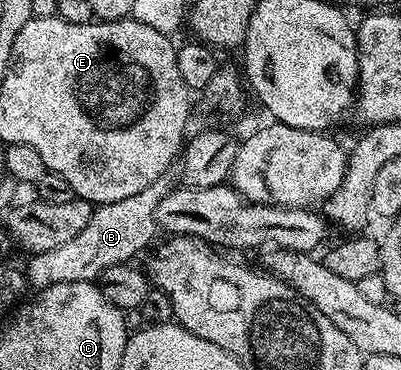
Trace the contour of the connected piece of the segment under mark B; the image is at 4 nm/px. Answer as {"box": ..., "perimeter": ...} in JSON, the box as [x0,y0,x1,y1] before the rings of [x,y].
{"box":[24,177,172,289],"perimeter":[[[166,177],[158,179],[148,189],[132,197],[124,197],[124,201],[95,206],[88,229],[84,229],[73,241],[68,241],[68,245],[59,245],[57,249],[48,249],[48,253],[29,256],[30,264],[24,267],[29,284],[41,289],[65,283],[88,283],[97,280],[104,269],[112,269],[112,265],[131,262],[135,258],[133,255],[140,254],[146,246],[149,248],[155,242],[154,234],[159,234],[156,209],[172,189],[168,180]]]}

